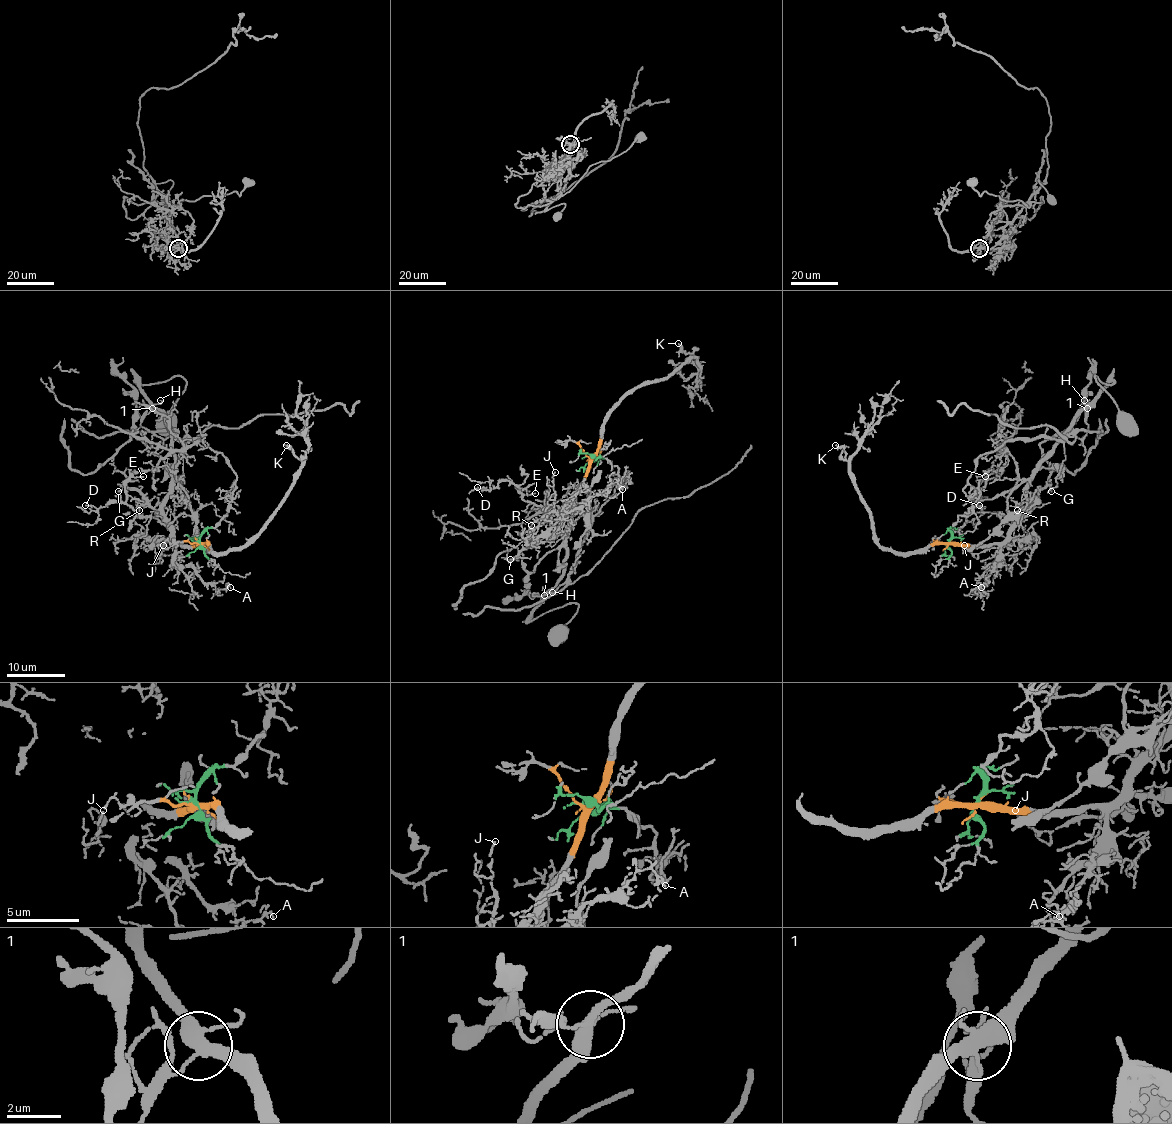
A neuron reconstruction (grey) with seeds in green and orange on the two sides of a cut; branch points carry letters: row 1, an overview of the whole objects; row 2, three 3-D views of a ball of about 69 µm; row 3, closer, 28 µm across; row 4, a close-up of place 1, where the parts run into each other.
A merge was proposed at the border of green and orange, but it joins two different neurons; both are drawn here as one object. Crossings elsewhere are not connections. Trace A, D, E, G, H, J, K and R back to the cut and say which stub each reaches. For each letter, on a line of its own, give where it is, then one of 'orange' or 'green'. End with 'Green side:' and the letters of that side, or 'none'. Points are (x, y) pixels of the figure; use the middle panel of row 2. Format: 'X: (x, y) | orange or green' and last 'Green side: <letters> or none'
A: (622, 489) | orange
D: (477, 487) | green
E: (535, 493) | green
G: (510, 559) | orange
H: (552, 592) | green
J: (555, 472) | orange
K: (678, 343) | orange
R: (531, 525) | orange
Green side: D, E, H

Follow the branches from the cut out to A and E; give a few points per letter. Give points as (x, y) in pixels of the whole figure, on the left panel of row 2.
A: (199, 543), (196, 546), (180, 544), (175, 550), (177, 564), (190, 566), (206, 583), (220, 582), (231, 588)
E: (199, 543), (228, 512), (236, 476), (229, 461), (200, 441), (171, 450), (151, 470), (130, 474), (143, 476)

